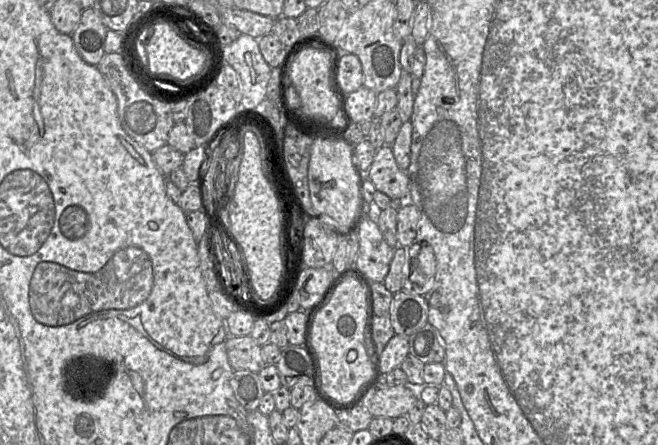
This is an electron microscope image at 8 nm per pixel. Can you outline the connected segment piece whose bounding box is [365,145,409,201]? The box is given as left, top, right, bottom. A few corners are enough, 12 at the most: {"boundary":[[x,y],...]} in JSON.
{"boundary":[[391,145],[376,150],[365,174],[376,190],[404,200],[409,178]]}

